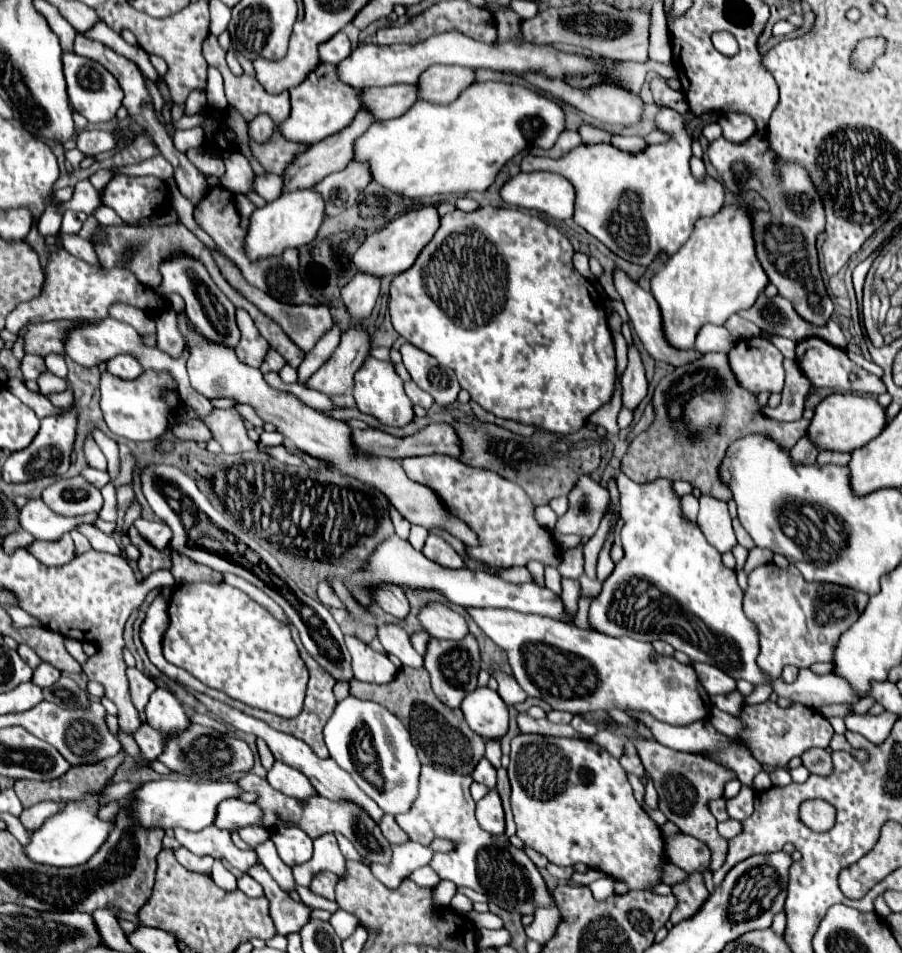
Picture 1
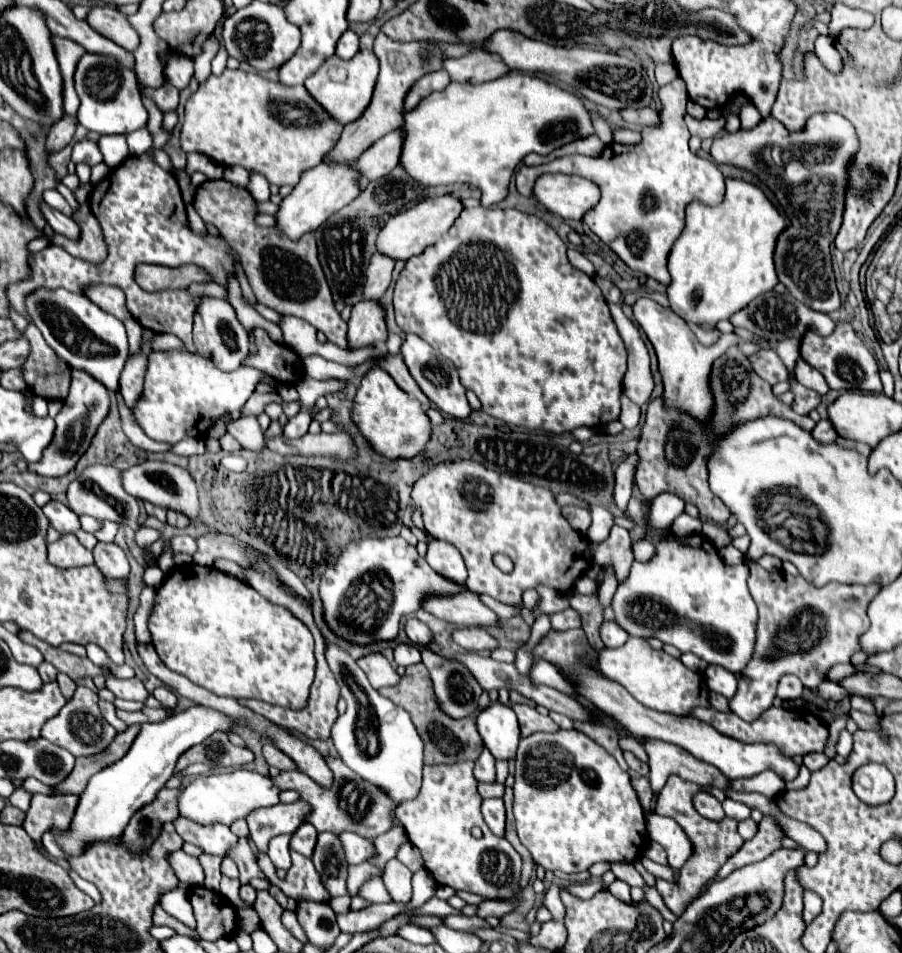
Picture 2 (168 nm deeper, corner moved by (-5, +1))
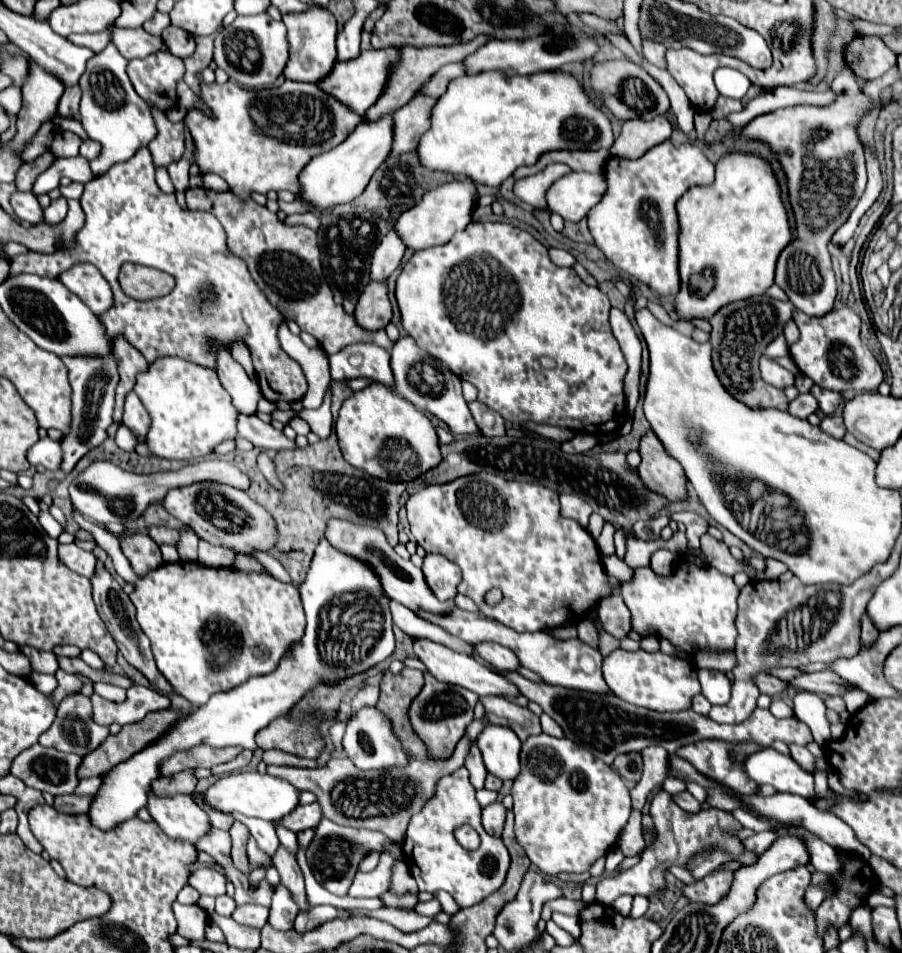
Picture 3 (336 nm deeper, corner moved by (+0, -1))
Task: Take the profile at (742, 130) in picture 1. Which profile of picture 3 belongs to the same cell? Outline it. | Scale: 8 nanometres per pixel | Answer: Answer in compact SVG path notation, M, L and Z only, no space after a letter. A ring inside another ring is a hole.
M719 96L717 102L715 102L715 108L711 110L711 116L713 116L713 118L727 118L729 114L733 114L733 112L741 112L741 110L743 110L743 104L741 104L739 100Z

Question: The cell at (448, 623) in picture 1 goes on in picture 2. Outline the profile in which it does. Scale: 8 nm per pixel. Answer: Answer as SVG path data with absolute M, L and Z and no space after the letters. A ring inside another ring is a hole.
M454 628L452 638L456 644L460 644L470 652L494 650L498 646L496 640L484 628Z

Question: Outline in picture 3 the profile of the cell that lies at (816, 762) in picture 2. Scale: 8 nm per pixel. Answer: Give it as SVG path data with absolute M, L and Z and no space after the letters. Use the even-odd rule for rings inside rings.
M793 744L793 746L789 746L789 750L791 750L791 756L799 762L799 766L803 766L803 768L809 770L809 772L813 772L813 762L815 762L815 758L811 756L811 752L809 752L805 746Z

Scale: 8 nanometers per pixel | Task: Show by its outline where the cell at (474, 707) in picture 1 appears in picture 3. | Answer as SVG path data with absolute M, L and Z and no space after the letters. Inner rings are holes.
M489 724L479 734L477 746L483 754L483 764L489 774L501 780L515 780L519 776L521 742L519 738L515 738L513 730Z

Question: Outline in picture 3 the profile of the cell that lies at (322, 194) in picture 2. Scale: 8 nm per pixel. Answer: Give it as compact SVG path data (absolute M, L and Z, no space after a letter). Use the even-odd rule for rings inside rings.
M385 114L379 120L361 122L347 140L343 140L333 150L315 156L303 168L303 172L299 174L299 180L303 186L301 200L315 204L319 212L329 206L347 204L347 202L355 200L369 184L373 172L389 156L391 144L393 144L393 114Z

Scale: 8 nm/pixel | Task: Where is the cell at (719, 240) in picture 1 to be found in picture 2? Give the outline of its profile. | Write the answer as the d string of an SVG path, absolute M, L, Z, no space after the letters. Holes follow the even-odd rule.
M728 178L726 198L718 206L704 206L700 202L692 202L686 208L686 228L668 256L668 272L672 276L672 282L668 286L670 308L686 322L716 326L716 322L726 320L738 310L746 308L756 296L772 290L778 284L772 256L776 236L784 230L784 226L784 218L778 214L776 206L764 196L764 192L744 180Z

